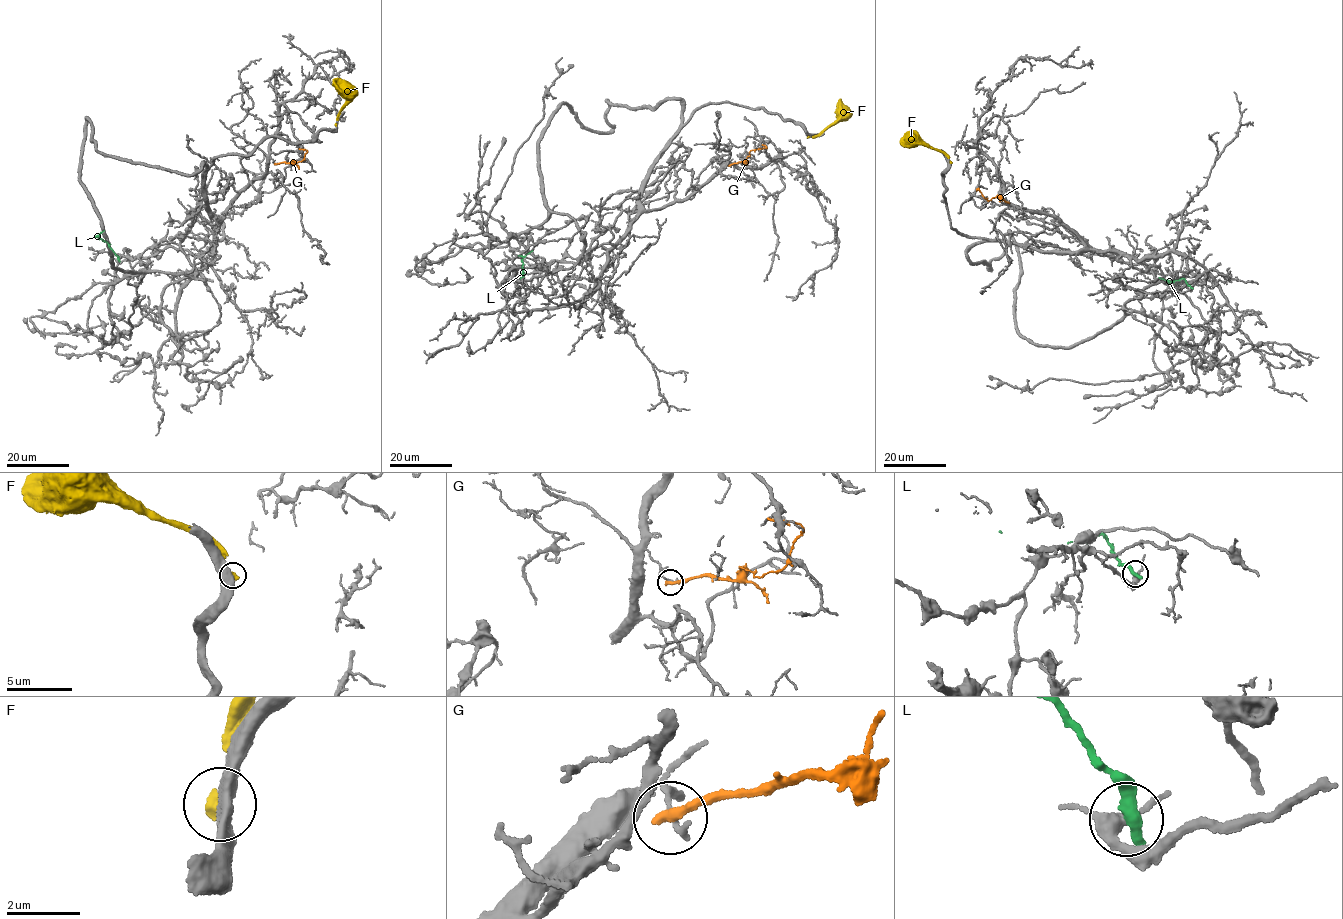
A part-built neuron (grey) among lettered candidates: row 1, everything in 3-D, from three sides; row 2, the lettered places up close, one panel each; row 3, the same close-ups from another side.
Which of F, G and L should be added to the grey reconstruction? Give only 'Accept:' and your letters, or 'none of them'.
Accept: none of them

